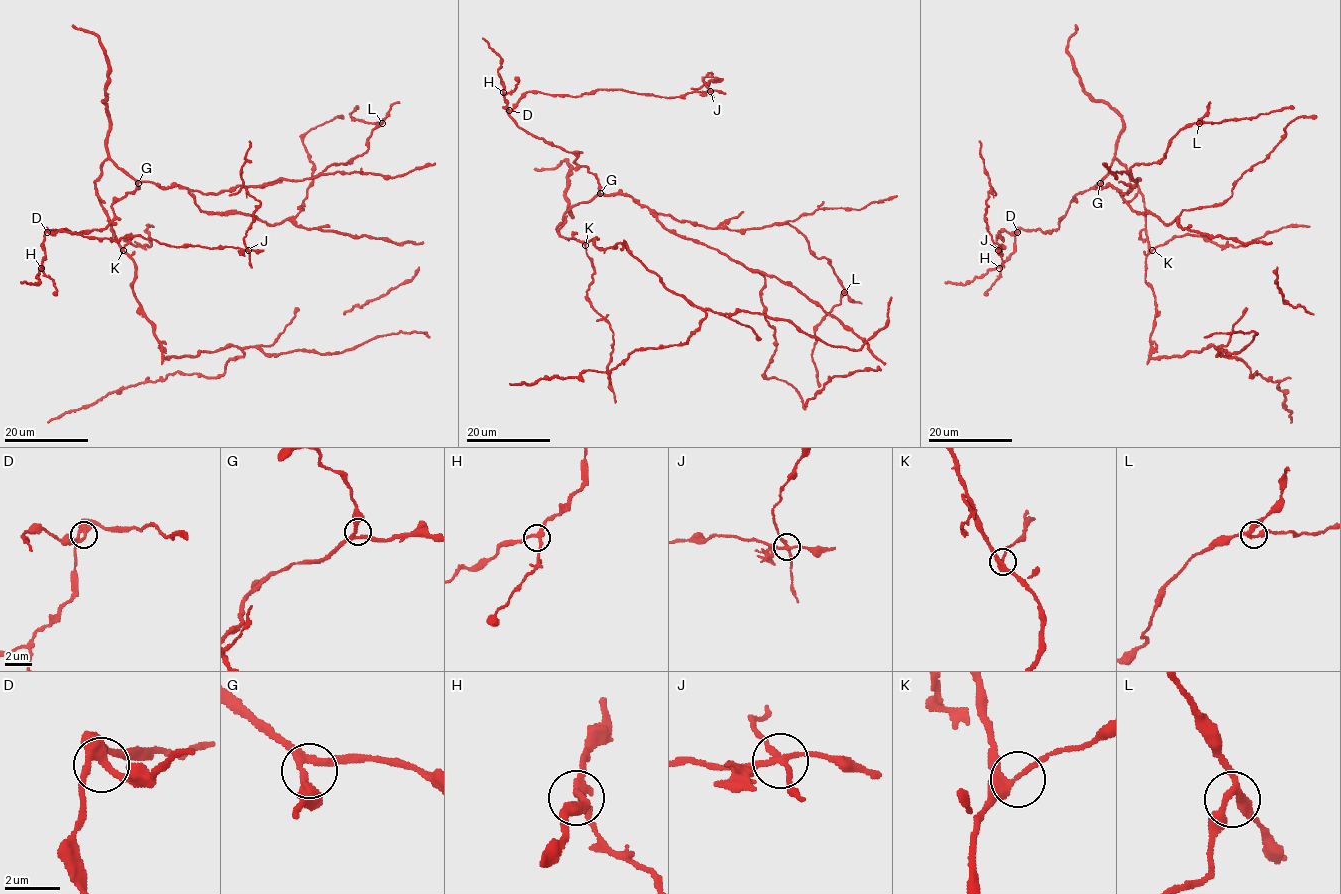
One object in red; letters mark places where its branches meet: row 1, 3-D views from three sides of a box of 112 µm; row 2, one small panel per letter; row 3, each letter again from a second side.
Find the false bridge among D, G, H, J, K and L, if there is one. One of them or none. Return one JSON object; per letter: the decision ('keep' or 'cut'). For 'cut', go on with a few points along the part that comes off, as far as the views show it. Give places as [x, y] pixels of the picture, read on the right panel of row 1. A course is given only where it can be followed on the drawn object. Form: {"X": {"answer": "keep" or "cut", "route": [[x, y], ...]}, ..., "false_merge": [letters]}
{"D": {"answer": "keep"}, "G": {"answer": "keep"}, "H": {"answer": "keep"}, "J": {"answer": "cut", "route": [[998, 250], [985, 220], [991, 189], [979, 141]]}, "K": {"answer": "keep"}, "L": {"answer": "keep"}, "false_merge": ["J"]}

